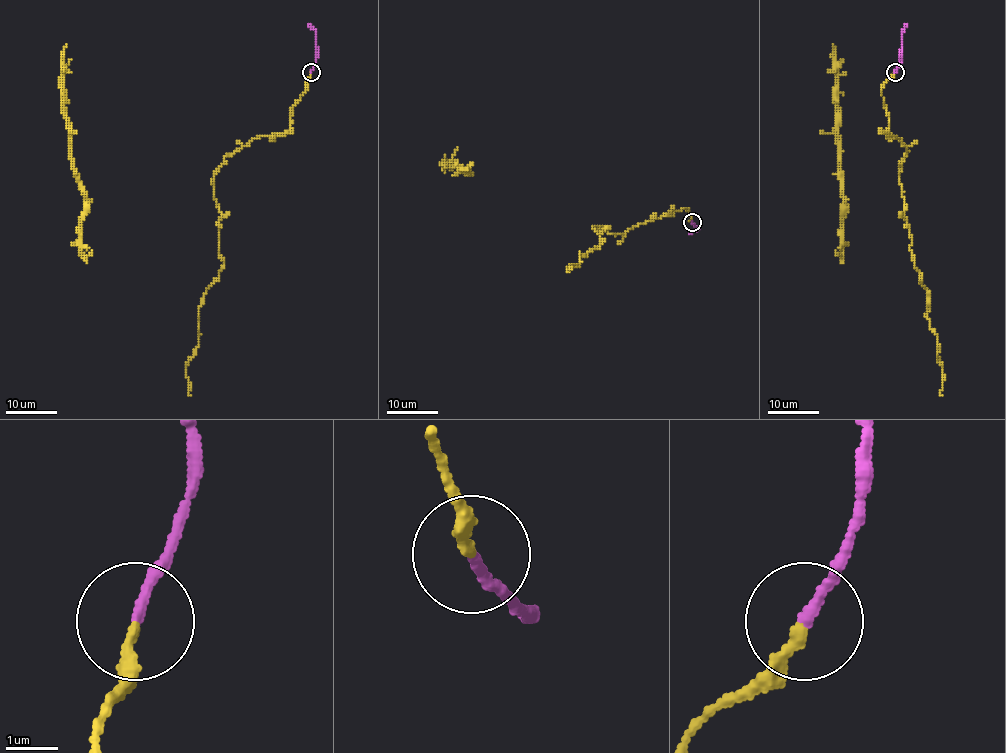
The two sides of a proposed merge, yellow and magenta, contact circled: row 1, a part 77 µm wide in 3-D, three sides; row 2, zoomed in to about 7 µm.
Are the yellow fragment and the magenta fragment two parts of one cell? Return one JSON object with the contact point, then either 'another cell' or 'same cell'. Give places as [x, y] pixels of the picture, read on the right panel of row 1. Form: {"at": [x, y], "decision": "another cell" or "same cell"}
{"at": [895, 72], "decision": "same cell"}

